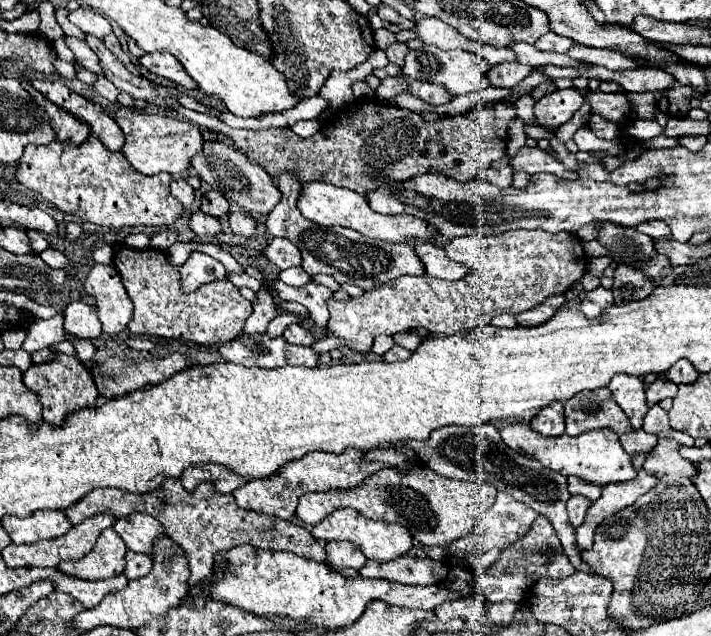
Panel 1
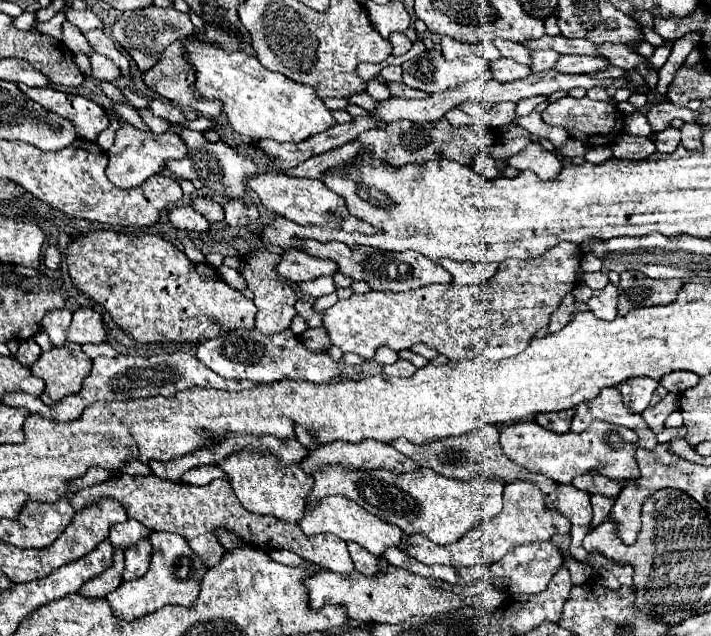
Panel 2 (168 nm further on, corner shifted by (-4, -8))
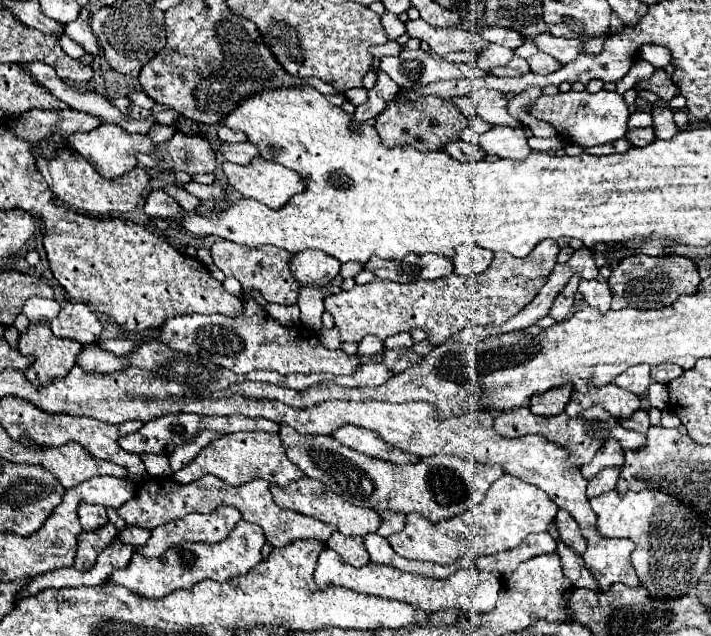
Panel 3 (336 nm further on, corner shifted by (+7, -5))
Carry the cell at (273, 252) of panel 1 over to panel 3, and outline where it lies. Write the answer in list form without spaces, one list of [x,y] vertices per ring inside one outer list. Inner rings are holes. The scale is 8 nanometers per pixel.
[[[298,253],[292,259],[292,271],[302,285],[328,285],[340,273],[340,261],[326,253]]]

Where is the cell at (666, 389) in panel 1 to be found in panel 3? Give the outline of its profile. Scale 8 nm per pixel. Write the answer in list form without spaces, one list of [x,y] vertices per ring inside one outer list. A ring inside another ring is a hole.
[[[638,409],[630,419],[626,419],[624,421],[624,425],[622,425],[624,429],[630,429],[630,431],[638,431],[638,433],[646,433],[648,431],[648,427],[650,427],[650,421],[648,421],[648,413],[646,411],[642,411],[642,409]]]

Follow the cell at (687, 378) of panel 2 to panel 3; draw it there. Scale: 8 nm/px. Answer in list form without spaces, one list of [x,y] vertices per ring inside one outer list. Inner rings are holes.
[[[662,363],[662,365],[656,365],[652,367],[652,381],[656,383],[670,383],[672,379],[680,377],[684,371],[678,367],[678,365],[672,365],[672,363]]]

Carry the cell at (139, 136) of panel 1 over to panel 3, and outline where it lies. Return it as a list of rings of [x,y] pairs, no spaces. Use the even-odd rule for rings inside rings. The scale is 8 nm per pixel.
[[[100,123],[96,129],[86,131],[86,133],[72,133],[68,137],[68,145],[80,153],[86,161],[90,161],[92,167],[98,169],[98,173],[102,177],[120,177],[122,173],[126,173],[128,169],[132,169],[136,165],[136,153],[150,153],[154,149],[154,143],[148,139],[148,135],[132,135],[126,133],[120,125],[114,123]]]

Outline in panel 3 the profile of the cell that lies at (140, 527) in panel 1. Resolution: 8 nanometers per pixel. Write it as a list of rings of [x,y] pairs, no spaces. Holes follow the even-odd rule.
[[[90,503],[78,505],[78,519],[82,529],[98,529],[98,525],[104,525],[104,521],[108,521],[106,509],[102,505],[90,505]]]

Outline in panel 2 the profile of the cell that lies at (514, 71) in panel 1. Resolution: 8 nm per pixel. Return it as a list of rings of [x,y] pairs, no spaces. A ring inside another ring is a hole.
[[[499,58],[497,62],[493,62],[493,64],[491,64],[491,70],[493,70],[495,80],[499,80],[499,82],[519,80],[519,78],[523,78],[523,76],[529,76],[529,74],[531,74],[531,68],[529,68],[529,66],[517,64],[517,62],[507,60],[507,58]]]

